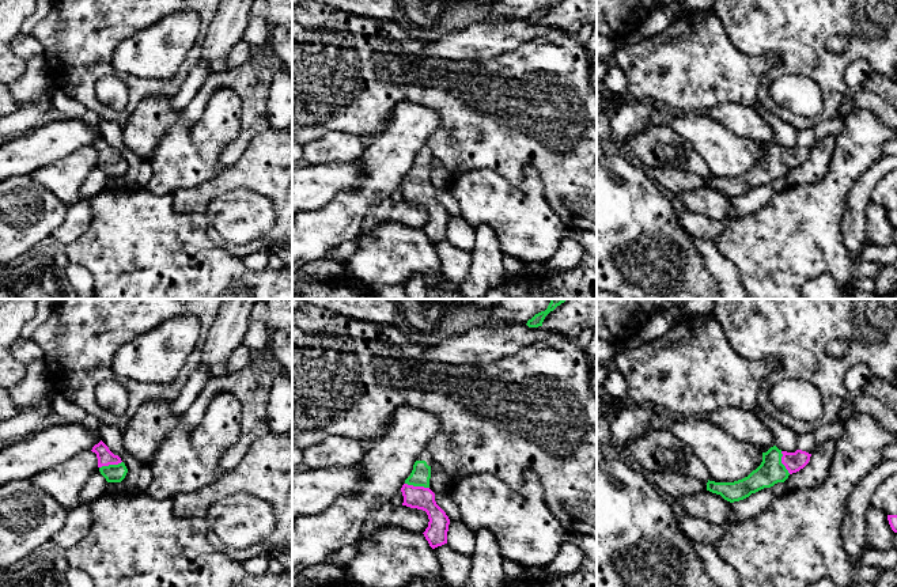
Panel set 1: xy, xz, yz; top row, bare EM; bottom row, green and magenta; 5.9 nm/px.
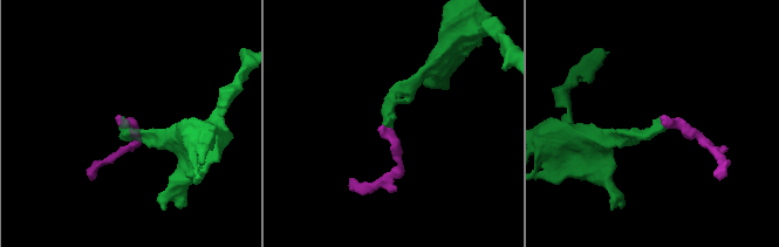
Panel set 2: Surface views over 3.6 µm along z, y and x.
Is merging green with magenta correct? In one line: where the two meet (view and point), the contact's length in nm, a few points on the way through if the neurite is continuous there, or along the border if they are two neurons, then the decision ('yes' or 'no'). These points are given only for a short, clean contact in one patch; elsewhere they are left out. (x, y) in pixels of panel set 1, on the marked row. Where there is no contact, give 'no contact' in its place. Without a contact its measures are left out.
contact xz (417, 485); length 150 nm; way xz (420, 476), (417, 485), (417, 495), (420, 497); yes

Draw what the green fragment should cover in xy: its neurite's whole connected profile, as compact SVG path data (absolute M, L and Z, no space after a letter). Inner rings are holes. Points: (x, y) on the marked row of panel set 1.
M102 440L91 451L96 454L99 472L107 482L121 482L125 478L128 473L125 463Z

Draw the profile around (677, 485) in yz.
M652 470L648 477L656 488L663 489L673 499L707 491L707 482L674 472Z

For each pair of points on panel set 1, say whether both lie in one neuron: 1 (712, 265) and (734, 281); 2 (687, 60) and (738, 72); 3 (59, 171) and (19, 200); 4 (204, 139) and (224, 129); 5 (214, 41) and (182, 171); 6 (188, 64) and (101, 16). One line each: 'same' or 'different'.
1: same
2: same
3: different
4: same
5: different
6: same

